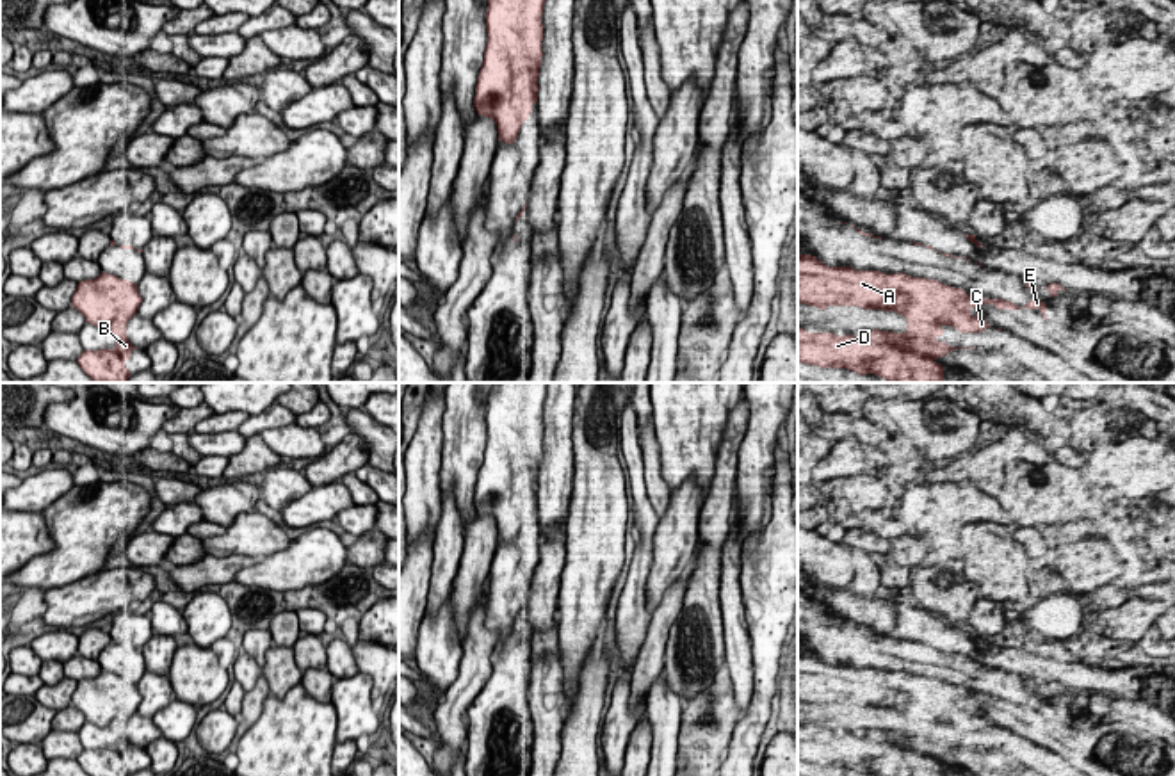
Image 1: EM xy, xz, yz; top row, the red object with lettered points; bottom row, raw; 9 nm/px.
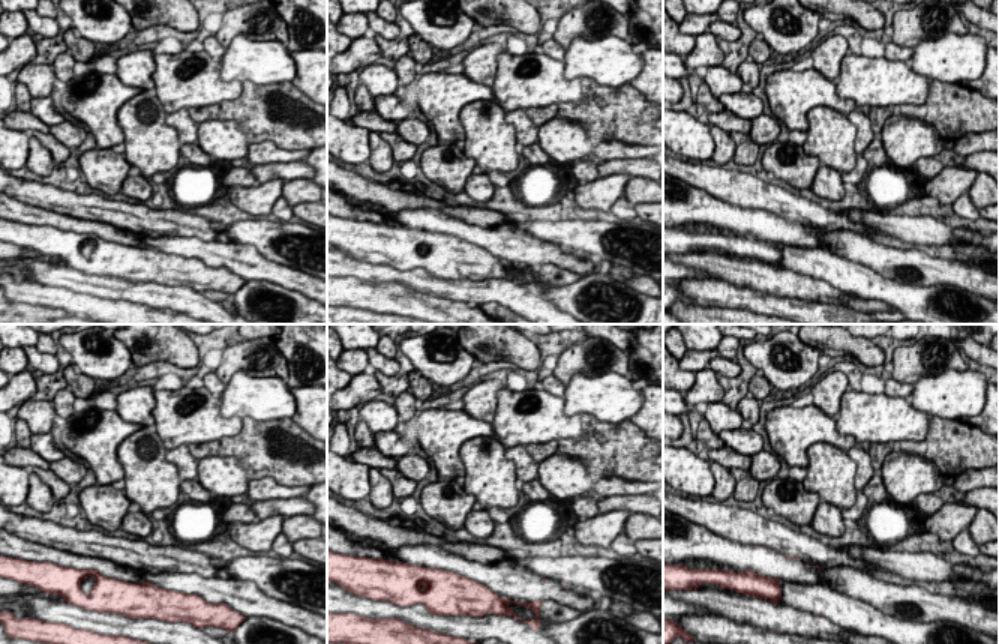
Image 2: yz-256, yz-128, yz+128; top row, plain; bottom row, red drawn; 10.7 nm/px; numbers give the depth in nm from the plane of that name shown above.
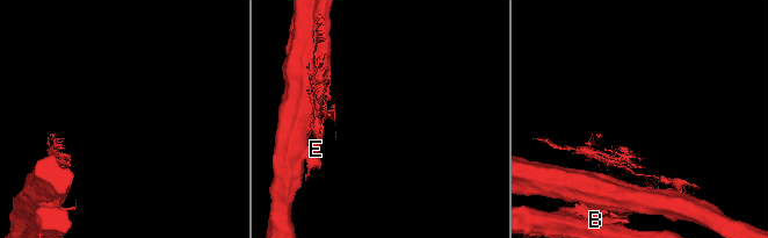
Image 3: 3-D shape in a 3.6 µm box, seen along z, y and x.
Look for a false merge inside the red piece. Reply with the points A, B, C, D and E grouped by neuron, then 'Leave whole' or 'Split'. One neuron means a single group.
Groups: A / B C D E. Split

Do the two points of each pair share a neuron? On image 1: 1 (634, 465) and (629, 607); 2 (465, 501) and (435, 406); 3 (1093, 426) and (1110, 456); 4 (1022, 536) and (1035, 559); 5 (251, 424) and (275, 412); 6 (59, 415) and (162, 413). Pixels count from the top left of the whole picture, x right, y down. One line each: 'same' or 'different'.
1: same
2: different
3: different
4: same
5: same
6: same

